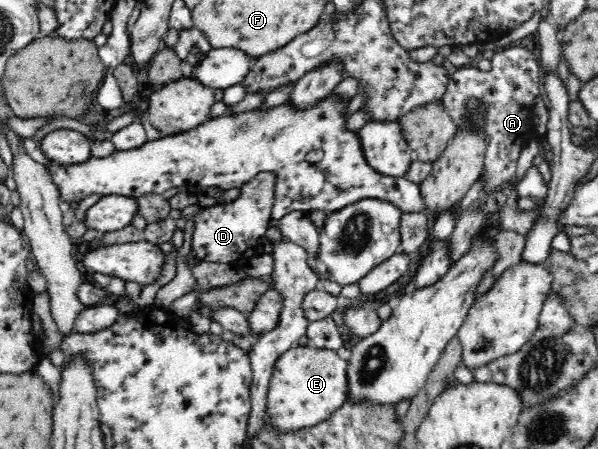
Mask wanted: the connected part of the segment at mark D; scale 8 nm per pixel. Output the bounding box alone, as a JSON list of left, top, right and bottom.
[188,172,275,268]

